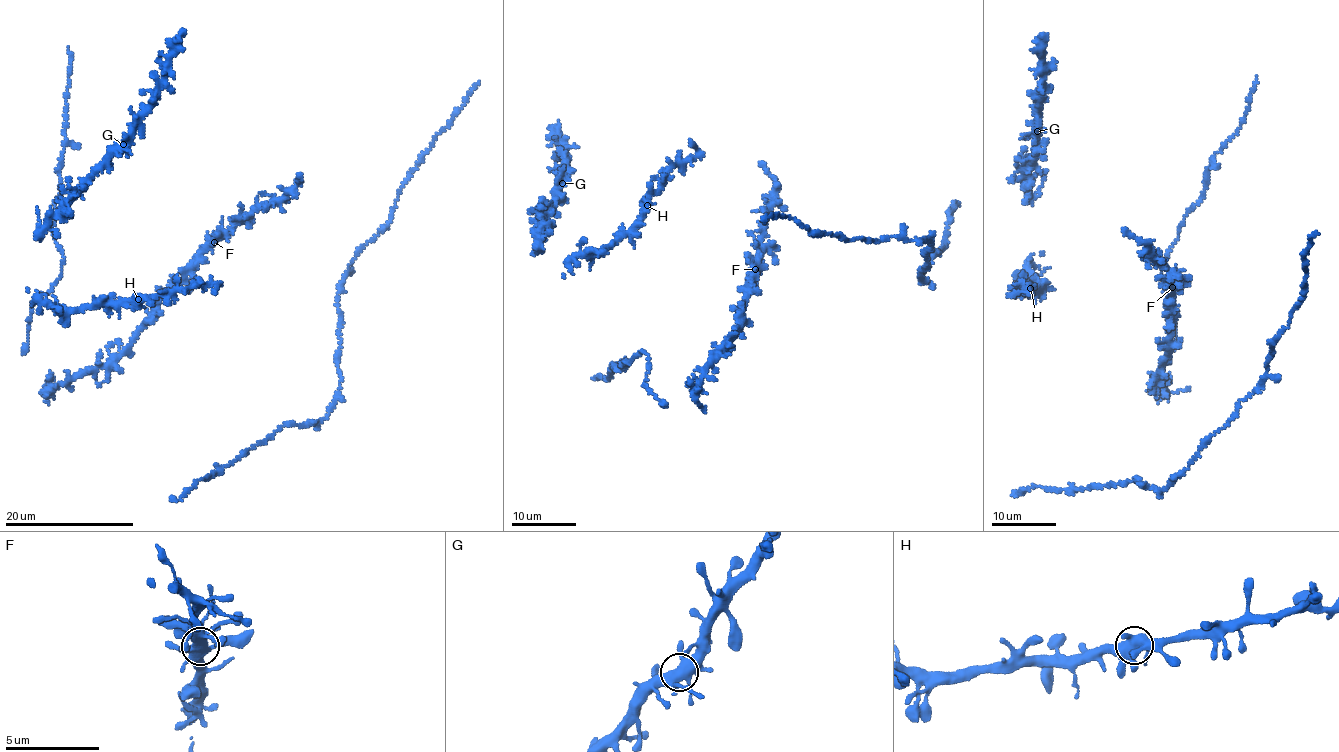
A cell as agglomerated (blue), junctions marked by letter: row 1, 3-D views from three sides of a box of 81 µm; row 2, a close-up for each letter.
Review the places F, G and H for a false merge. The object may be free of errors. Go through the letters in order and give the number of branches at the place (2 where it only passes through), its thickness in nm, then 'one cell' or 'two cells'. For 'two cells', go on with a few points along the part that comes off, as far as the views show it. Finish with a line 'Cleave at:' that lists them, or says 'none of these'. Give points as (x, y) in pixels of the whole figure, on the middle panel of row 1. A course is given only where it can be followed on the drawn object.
F: 6 branches meet; 440 nm thick; one cell
G: 6 branches meet; 480 nm thick; one cell
H: 6 branches meet; 500 nm thick; one cell
Cleave at: none of these

